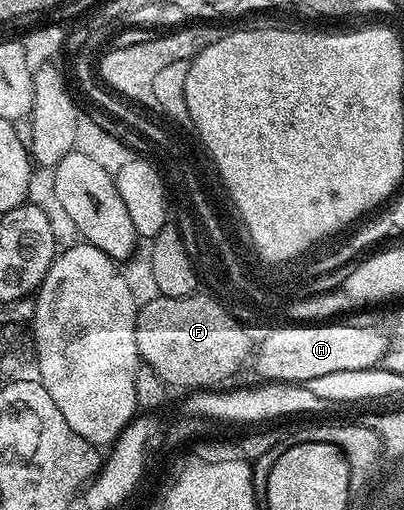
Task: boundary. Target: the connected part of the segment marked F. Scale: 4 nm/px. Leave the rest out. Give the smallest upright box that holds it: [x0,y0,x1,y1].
[135,294,251,390]

